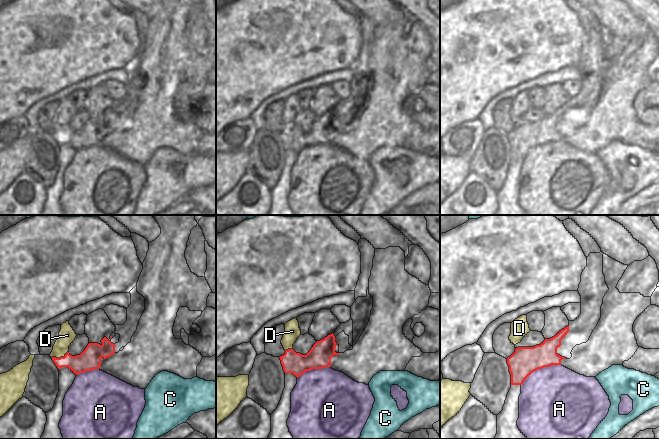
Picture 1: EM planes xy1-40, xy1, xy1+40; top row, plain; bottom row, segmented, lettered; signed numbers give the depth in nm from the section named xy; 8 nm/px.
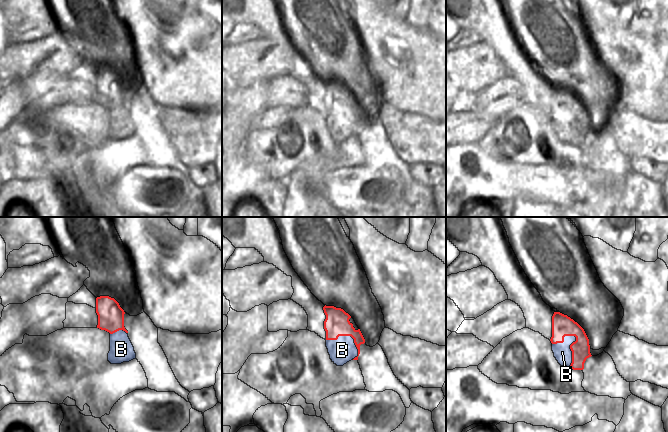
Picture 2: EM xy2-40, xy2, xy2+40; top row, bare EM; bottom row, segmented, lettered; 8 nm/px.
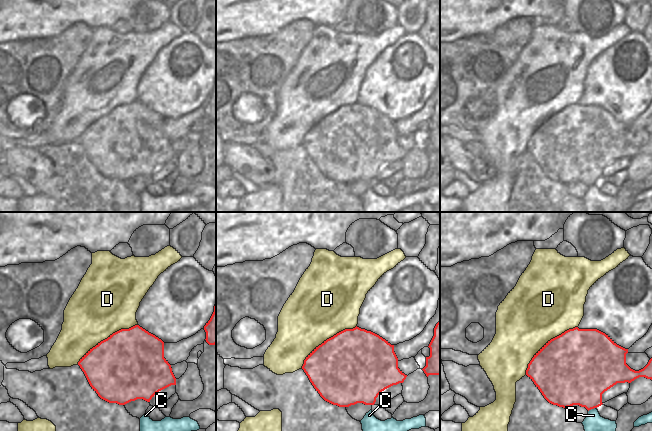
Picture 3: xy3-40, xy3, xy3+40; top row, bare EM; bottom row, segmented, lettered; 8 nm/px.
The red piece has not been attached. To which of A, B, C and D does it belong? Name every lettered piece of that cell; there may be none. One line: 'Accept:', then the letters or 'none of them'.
Accept: none of them

